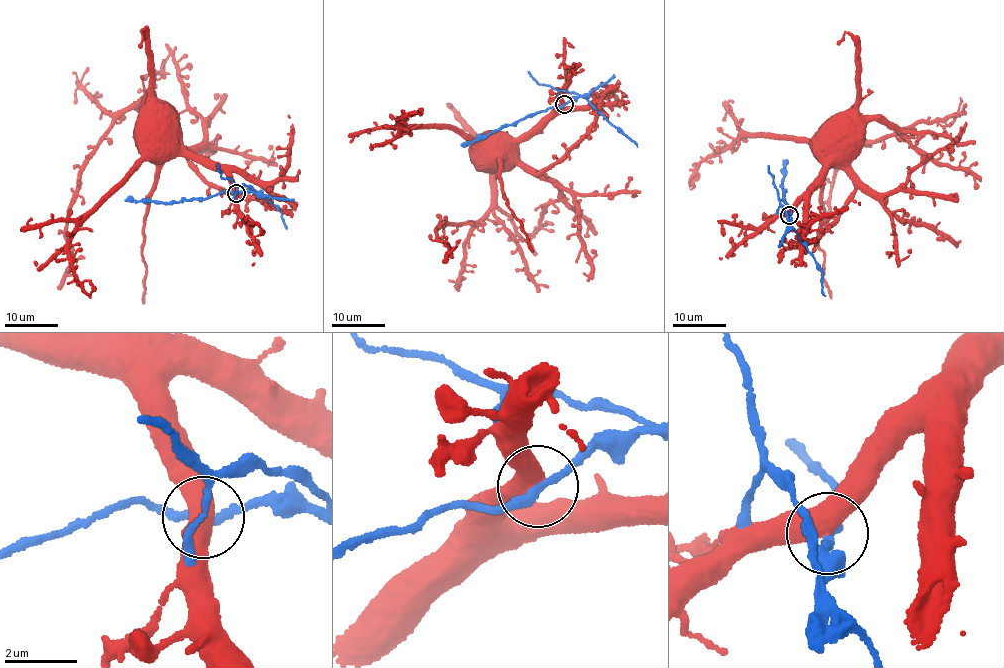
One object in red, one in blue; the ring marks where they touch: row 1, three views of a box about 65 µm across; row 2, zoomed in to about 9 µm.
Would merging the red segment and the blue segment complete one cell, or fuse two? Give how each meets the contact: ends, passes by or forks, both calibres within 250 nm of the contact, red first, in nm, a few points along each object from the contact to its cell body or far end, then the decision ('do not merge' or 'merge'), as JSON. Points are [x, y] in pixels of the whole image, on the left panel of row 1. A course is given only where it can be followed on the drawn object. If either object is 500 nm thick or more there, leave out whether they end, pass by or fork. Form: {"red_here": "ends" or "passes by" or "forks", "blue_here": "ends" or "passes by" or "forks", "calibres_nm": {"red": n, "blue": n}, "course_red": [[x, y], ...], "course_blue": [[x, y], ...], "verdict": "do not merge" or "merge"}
{"calibres_nm": {"red": 500, "blue": 240}, "course_red": [[236, 193], [234, 182], [225, 173], [181, 155], [157, 159]], "course_blue": [[236, 193], [228, 190], [169, 204], [124, 200]], "verdict": "do not merge"}

